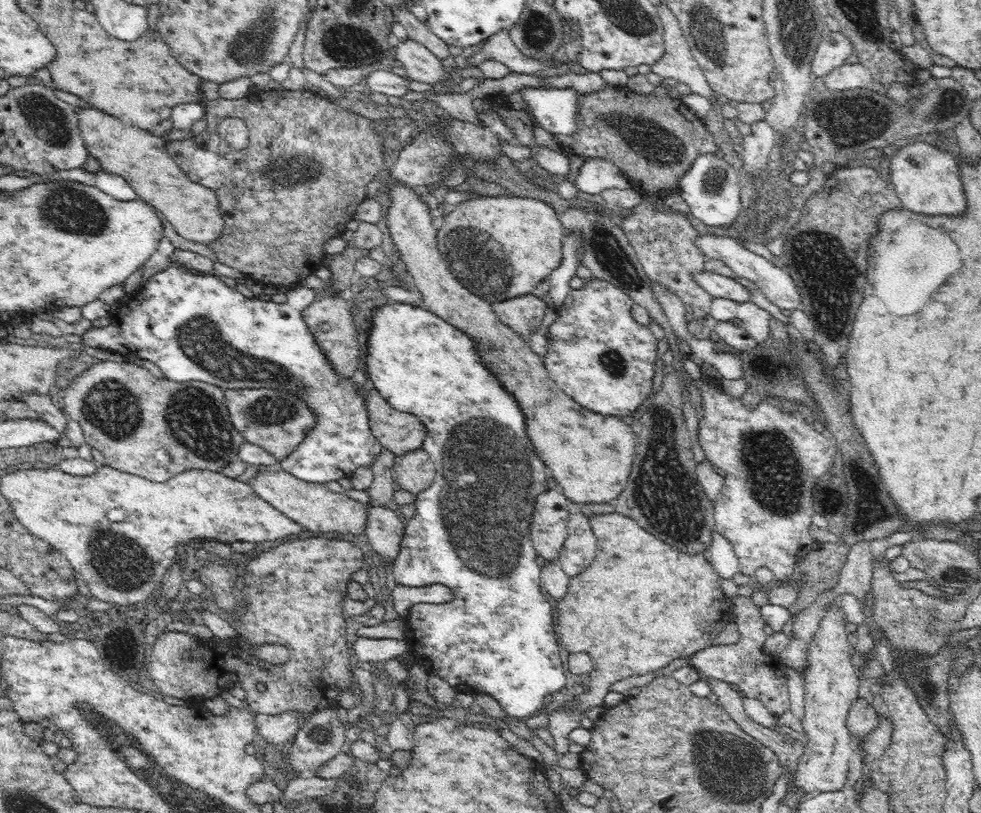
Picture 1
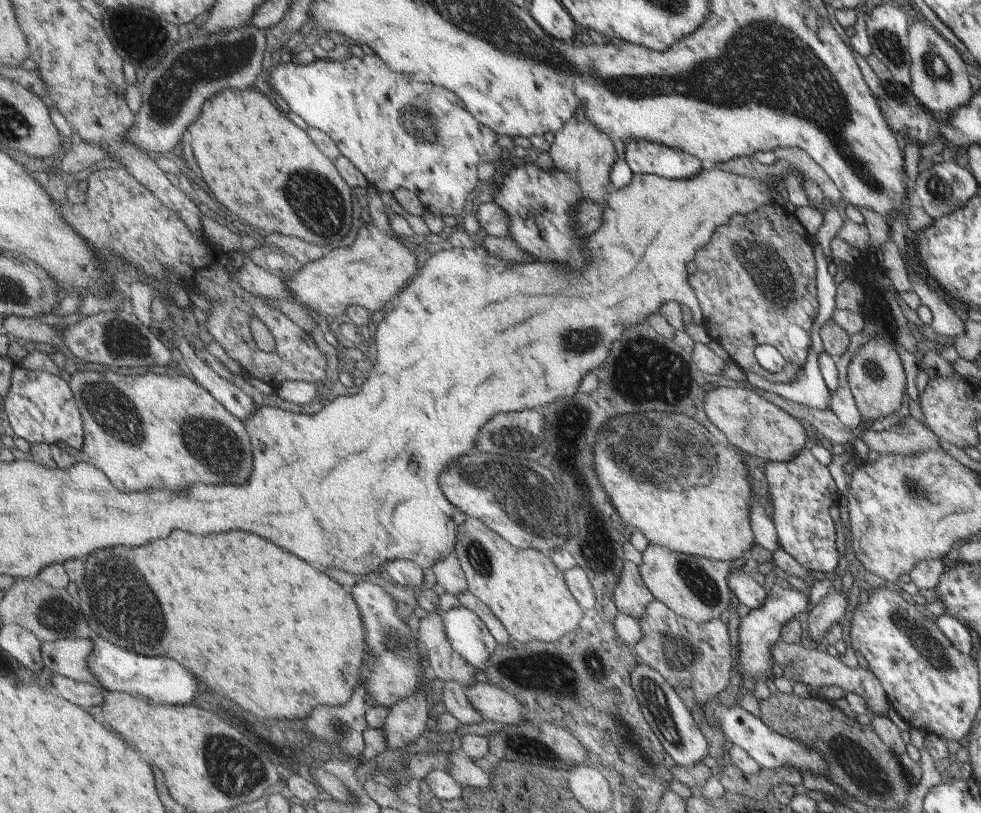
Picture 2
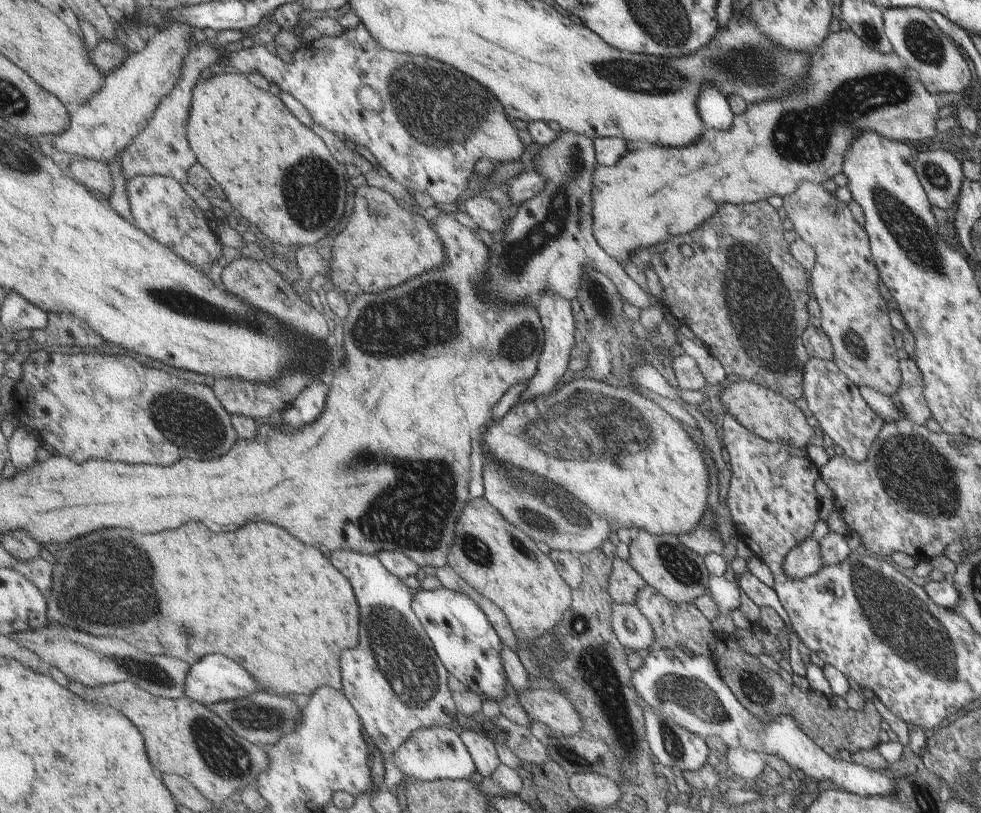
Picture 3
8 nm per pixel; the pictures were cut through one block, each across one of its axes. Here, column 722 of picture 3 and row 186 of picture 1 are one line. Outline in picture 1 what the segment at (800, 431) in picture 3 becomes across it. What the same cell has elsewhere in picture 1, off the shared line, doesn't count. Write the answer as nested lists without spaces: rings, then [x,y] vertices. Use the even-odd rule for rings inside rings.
[[[402,182],[398,183],[390,184],[387,228],[404,263],[405,272],[411,277],[417,292],[422,294],[423,308],[433,311],[446,322],[450,320],[450,324],[462,328],[462,332],[474,338],[474,344],[484,356],[481,360],[486,362],[486,368],[520,405],[525,416],[526,432],[536,454],[548,466],[548,472],[552,472],[575,507],[610,502],[610,498],[618,496],[618,492],[626,488],[636,454],[634,432],[622,422],[624,418],[588,411],[549,378],[543,358],[498,318],[491,302],[475,295],[450,272],[444,254],[438,248],[437,229],[429,205],[421,200],[416,191]]]

